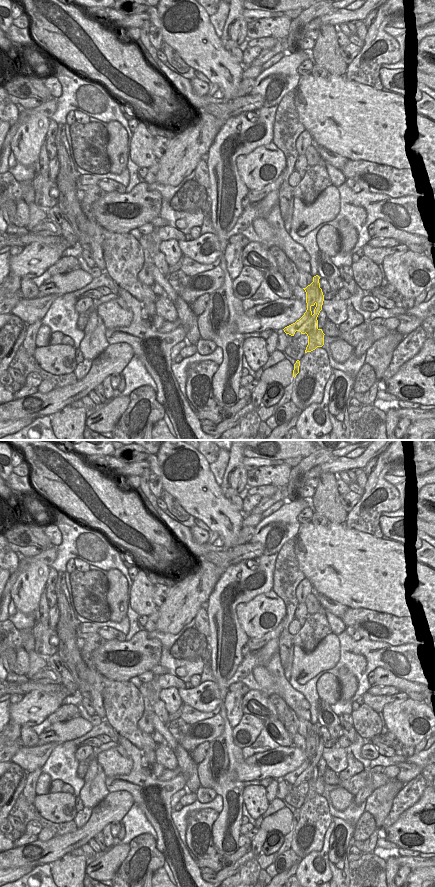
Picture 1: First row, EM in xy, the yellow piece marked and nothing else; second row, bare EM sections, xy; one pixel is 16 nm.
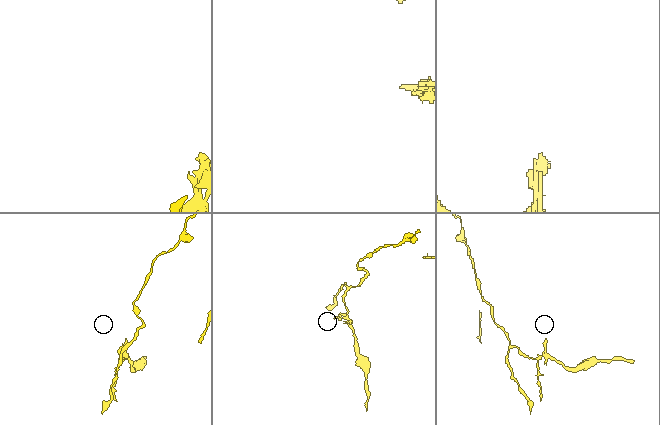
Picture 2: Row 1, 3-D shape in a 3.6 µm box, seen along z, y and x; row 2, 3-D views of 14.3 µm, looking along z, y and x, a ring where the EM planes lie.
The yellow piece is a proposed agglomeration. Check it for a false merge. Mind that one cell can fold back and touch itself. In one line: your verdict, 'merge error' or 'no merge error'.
merge error

